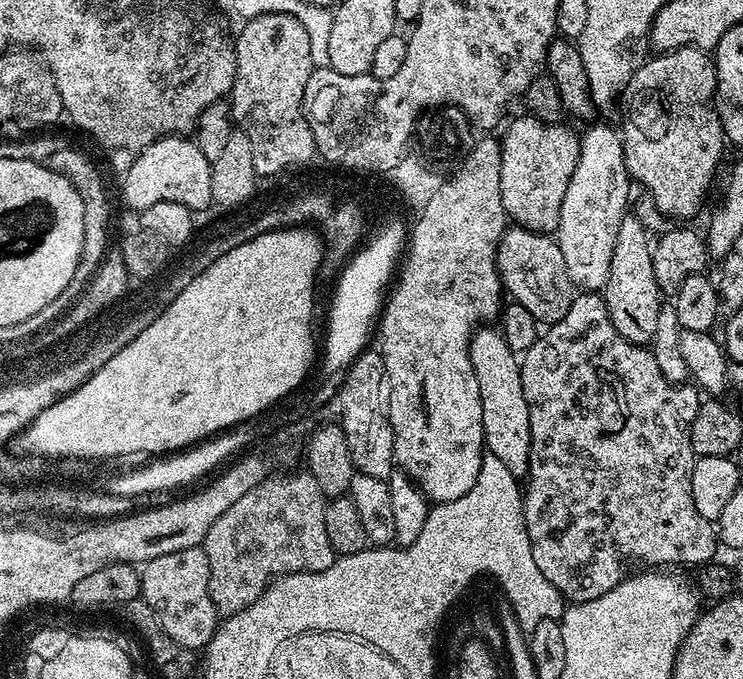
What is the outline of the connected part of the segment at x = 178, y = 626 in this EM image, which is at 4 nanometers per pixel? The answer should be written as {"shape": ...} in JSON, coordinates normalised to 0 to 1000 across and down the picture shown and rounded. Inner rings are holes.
{"shape":[[[273,806],[253,810],[234,810],[231,816],[218,816],[218,822],[207,822],[187,838],[188,878],[213,904],[213,916],[218,916],[218,928],[234,940],[245,951],[260,957],[273,957],[285,944],[293,923],[293,903],[288,881],[283,872],[283,828],[277,822]]]}

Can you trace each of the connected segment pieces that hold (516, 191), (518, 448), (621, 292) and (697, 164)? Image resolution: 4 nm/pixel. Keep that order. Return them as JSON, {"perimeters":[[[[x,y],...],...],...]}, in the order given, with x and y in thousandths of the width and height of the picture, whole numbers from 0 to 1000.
{"perimeters":[[[[704,168],[689,184],[684,189],[684,196],[676,200],[676,211],[673,215],[673,284],[676,286],[676,303],[678,305],[680,314],[685,320],[689,318],[696,331],[712,336],[715,342],[729,342],[734,345],[747,343],[751,327],[754,325],[754,311],[756,309],[756,295],[762,292],[762,280],[767,274],[767,262],[773,256],[773,250],[778,244],[781,237],[781,200],[777,196],[770,196],[763,189],[763,181],[755,180],[752,183],[736,183],[728,177],[721,175],[715,168]]],[[[693,517],[685,524],[633,524],[643,557],[643,580],[649,592],[651,657],[661,670],[676,675],[681,692],[704,703],[713,680],[713,604],[700,561],[700,530]]],[[[841,315],[832,333],[832,351],[826,351],[826,374],[821,380],[818,412],[813,418],[810,434],[818,451],[818,465],[826,474],[832,492],[837,492],[837,498],[849,507],[876,508],[886,486],[891,432],[880,409],[875,348],[872,353],[865,327],[851,315]]],[[[908,71],[906,77],[890,77],[879,81],[879,88],[872,88],[867,96],[857,99],[849,115],[845,116],[837,137],[838,146],[845,146],[845,172],[840,177],[837,187],[837,205],[840,209],[840,237],[845,246],[847,261],[856,265],[878,287],[878,295],[883,299],[883,306],[888,312],[895,312],[899,318],[931,318],[948,300],[948,287],[953,283],[953,275],[958,271],[958,264],[964,259],[964,246],[969,242],[969,228],[977,219],[972,180],[966,174],[964,161],[964,97],[960,84],[946,71]]]]}

